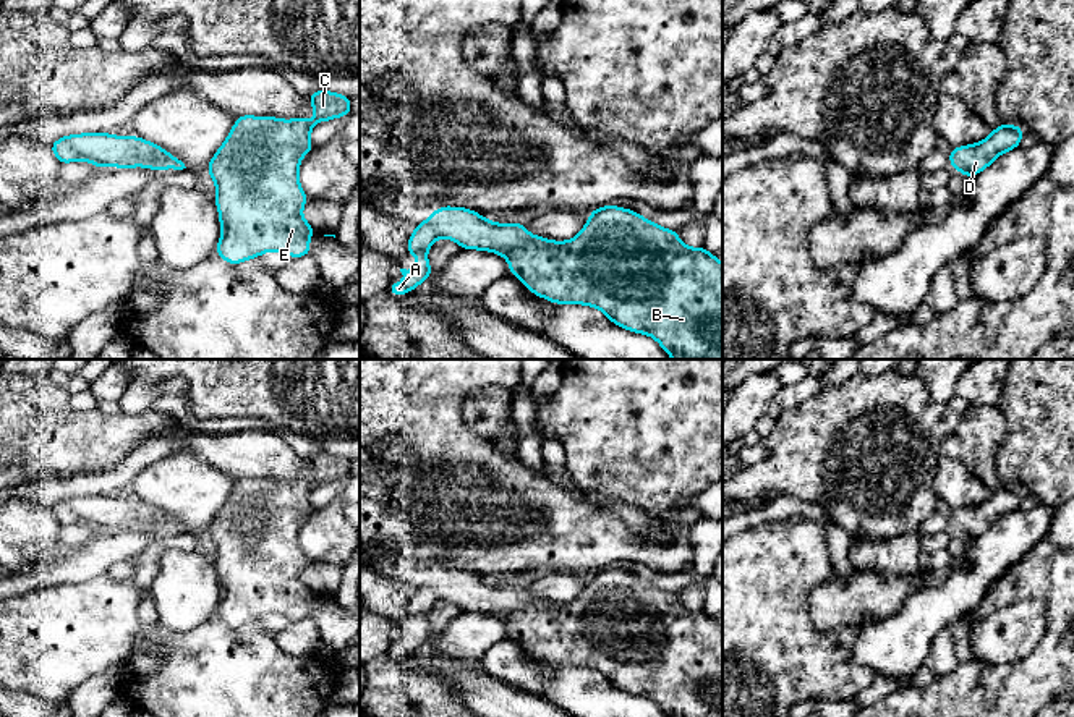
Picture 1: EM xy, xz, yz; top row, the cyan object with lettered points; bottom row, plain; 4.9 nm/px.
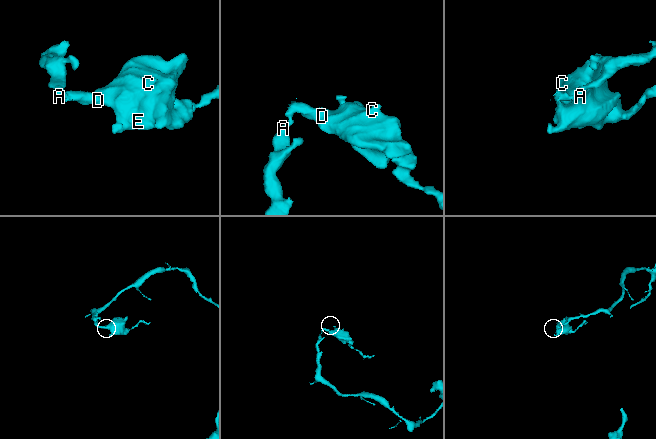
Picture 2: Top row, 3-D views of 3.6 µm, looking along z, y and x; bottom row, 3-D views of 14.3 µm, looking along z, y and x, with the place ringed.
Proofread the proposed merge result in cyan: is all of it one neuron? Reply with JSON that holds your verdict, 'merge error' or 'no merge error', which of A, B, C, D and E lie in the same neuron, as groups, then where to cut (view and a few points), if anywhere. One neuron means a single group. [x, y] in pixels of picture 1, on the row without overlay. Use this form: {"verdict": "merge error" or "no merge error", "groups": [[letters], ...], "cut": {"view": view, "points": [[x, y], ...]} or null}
{"verdict": "no merge error", "groups": [["A", "B", "C", "D", "E"]], "cut": null}

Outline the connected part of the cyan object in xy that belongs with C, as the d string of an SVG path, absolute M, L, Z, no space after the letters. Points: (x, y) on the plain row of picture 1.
M321 452L306 458L316 482L275 479L237 479L237 484L215 518L207 536L215 544L215 568L222 599L215 617L228 626L241 626L269 613L282 613L292 622L311 617L308 602L316 592L303 581L303 568L309 563L298 544L300 523L314 511L311 492L327 482L352 476L352 461Z

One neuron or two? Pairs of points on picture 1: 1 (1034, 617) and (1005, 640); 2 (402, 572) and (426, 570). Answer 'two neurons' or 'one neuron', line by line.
1: one neuron
2: one neuron

